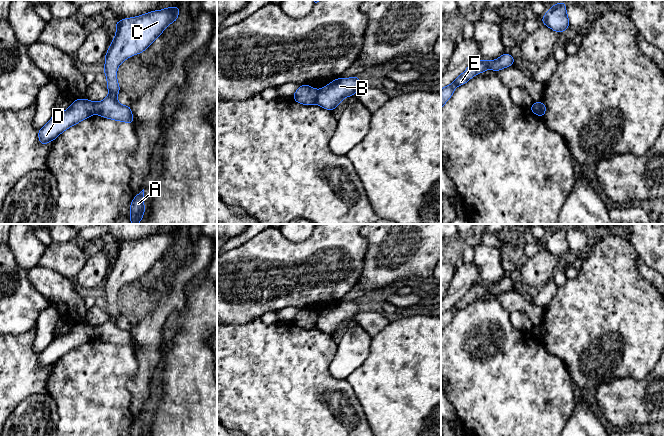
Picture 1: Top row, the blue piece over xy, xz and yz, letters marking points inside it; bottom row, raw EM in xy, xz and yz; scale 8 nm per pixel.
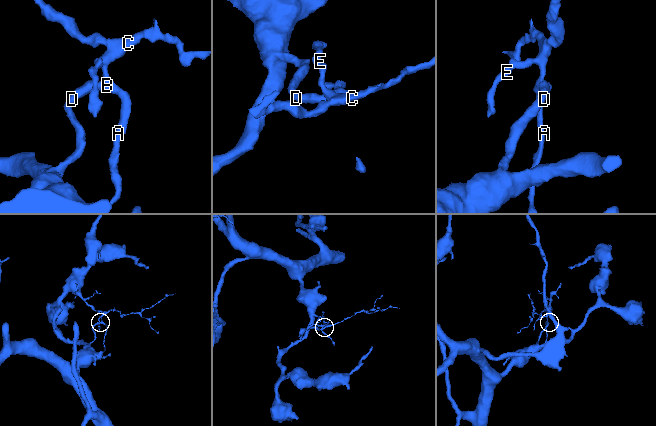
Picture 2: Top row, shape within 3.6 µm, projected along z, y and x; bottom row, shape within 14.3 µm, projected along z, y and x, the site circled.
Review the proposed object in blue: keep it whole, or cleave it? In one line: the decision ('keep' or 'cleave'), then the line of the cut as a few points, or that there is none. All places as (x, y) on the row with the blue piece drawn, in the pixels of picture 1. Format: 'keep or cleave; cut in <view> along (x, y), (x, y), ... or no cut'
cleave; cut in xz along (318, 90), (315, 103)

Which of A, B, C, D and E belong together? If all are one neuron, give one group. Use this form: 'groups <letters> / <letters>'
groups A B C E / D

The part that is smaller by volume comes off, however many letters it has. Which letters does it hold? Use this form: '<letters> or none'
A, B, C, E

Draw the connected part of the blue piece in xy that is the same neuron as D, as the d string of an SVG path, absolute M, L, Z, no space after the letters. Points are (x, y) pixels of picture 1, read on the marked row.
M76 99L68 109L55 113L48 123L38 130L40 144L53 141L69 127L94 114L94 102L89 99Z

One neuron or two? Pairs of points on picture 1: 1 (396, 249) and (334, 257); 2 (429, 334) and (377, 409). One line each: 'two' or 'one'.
1: two
2: one

